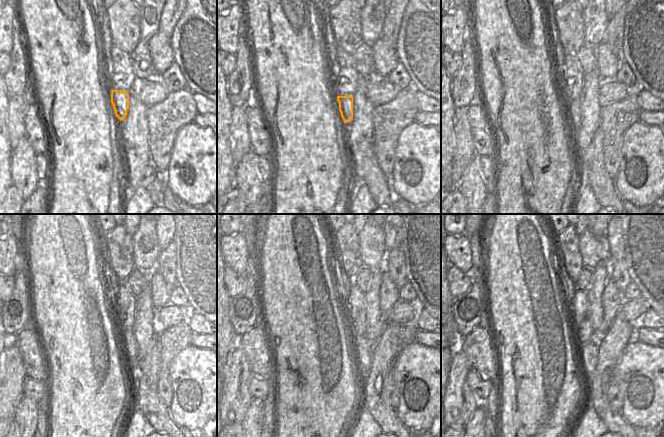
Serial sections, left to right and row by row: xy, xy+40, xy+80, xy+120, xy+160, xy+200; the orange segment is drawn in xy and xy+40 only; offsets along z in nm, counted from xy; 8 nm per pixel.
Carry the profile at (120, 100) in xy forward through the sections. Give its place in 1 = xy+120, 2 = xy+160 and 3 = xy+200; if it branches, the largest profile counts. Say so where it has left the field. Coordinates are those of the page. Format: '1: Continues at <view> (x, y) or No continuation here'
1: Continues at xy+120 (131, 348)
2: Continues at xy+160 (362, 348)
3: Continues at xy+200 (588, 351)

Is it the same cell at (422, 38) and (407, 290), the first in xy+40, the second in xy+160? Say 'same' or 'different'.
different

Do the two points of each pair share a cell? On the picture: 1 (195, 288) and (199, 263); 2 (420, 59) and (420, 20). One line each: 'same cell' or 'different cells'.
1: same cell
2: same cell

